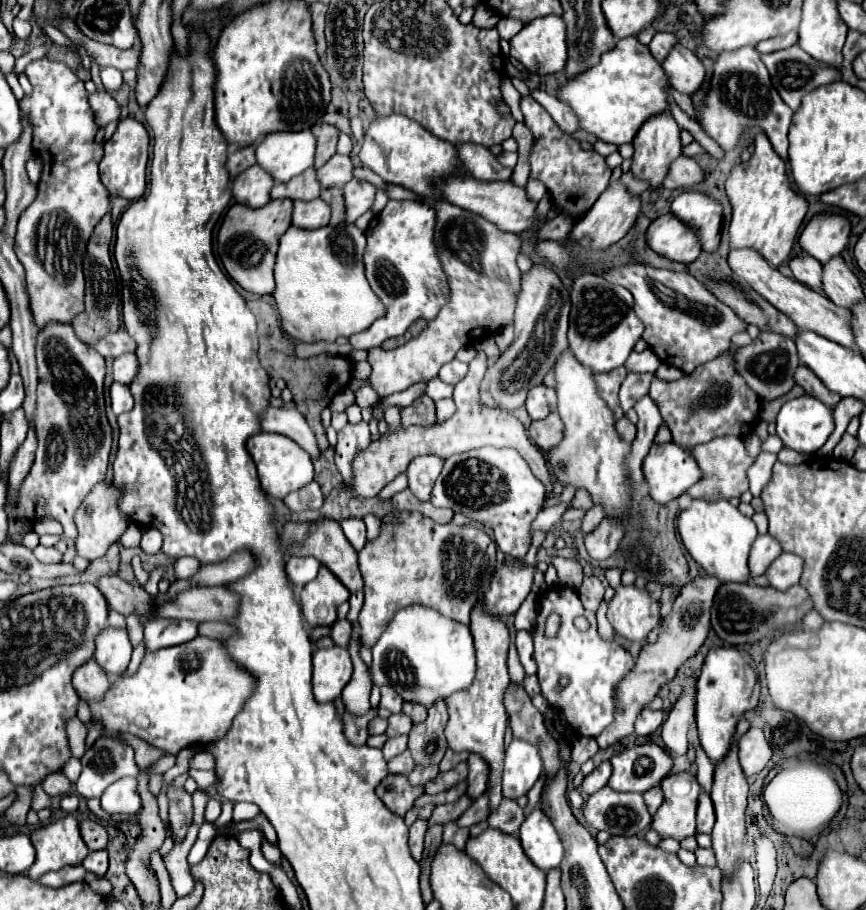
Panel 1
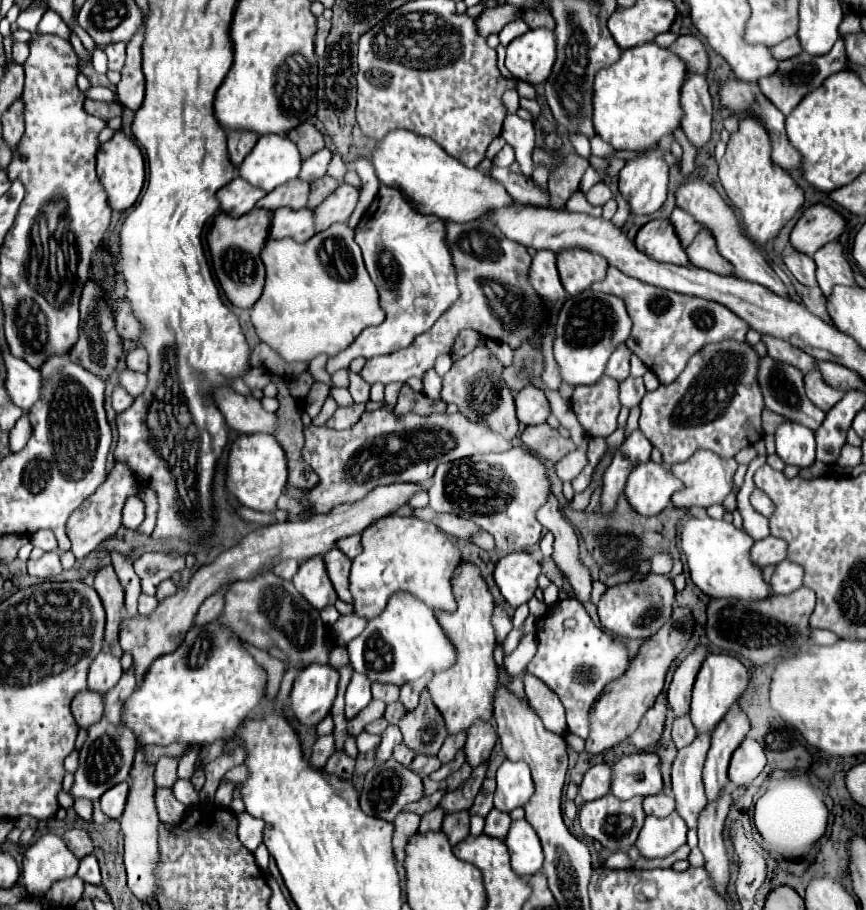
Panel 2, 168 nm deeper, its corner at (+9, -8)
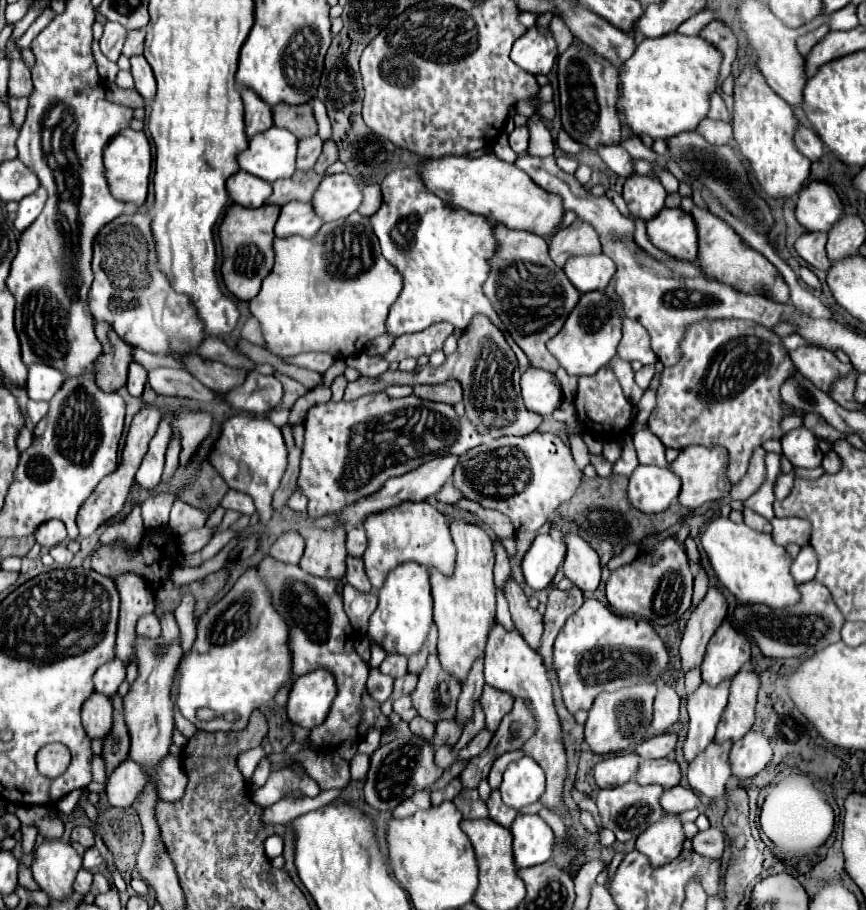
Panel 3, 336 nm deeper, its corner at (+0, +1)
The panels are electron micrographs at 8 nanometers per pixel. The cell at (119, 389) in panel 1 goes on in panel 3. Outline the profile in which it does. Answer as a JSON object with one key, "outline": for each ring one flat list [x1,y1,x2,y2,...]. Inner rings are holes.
{"outline":[[134,361,130,363,128,383,126,383,130,395,134,395,134,397,140,397,140,395,142,395,144,385,146,385,146,375,148,375,148,371,146,371,142,365,138,365,138,363,134,363]]}

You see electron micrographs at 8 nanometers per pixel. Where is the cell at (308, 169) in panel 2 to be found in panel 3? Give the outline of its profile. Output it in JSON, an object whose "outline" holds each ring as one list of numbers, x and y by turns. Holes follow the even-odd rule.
{"outline":[[318,135,300,139,298,141,298,157,296,157,296,169,298,171,308,171,314,167,320,151,322,151,322,139]]}

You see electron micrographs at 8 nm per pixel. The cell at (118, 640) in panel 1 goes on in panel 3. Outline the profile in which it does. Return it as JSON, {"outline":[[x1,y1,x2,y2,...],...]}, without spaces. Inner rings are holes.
{"outline":[[120,659,104,663,94,673,94,691,112,697,126,677,126,665]]}

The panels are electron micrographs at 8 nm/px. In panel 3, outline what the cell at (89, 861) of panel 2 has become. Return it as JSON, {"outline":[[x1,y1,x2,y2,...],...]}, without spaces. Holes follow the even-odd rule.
{"outline":[[90,847,84,853,84,869,92,869,92,867,98,867,98,865,102,865,102,855,96,847]]}

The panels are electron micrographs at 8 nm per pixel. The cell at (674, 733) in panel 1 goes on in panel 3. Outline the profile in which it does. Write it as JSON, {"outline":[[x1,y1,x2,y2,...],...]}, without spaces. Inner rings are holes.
{"outline":[[710,587,704,599,692,609,680,643,684,673,688,673,692,667,702,665,706,645,712,633,716,631,716,627,726,617,726,611,728,611,728,603,716,587]]}

